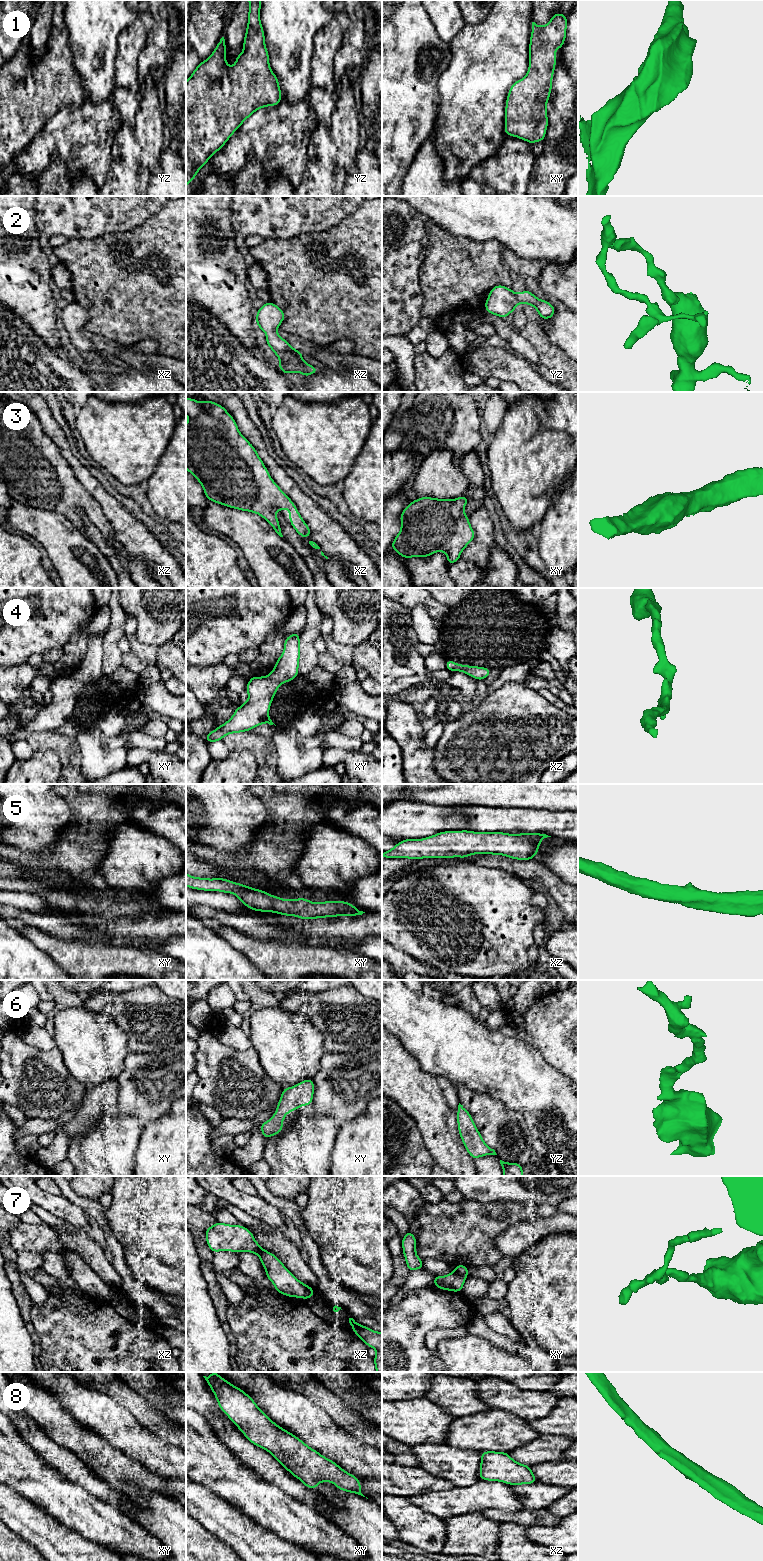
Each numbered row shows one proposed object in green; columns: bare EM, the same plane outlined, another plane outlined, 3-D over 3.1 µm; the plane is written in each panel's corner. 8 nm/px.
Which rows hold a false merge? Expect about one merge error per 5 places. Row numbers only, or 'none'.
7

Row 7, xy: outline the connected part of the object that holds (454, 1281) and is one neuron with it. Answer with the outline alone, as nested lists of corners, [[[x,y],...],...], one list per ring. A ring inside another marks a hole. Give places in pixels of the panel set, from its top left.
[[[455,1271],[443,1277],[434,1275],[433,1286],[443,1290],[462,1292],[465,1279],[466,1279],[465,1276],[456,1273]]]

